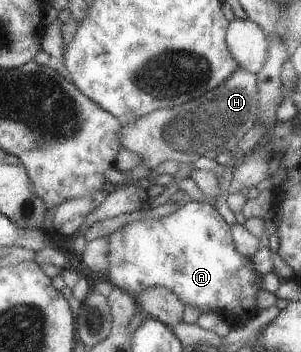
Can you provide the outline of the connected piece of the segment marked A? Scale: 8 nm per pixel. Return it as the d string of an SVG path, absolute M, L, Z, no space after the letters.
M191 200L181 205L175 212L161 219L139 219L125 225L116 233L106 236L109 246L108 281L129 292L133 297L147 288L167 288L185 304L199 307L202 313L213 311L223 315L231 325L242 324L253 313L258 312L256 297L261 287L256 285L259 273L253 267L252 258L237 251L230 225L223 220L217 210L207 202Z

